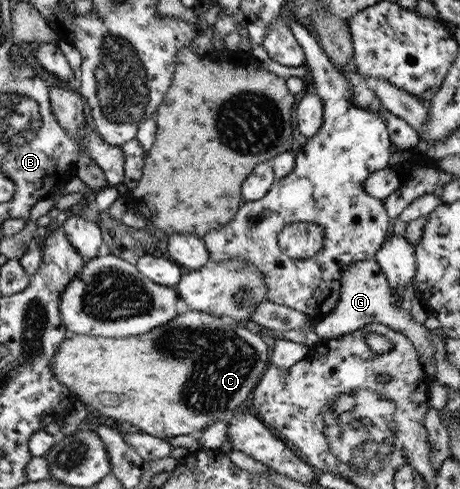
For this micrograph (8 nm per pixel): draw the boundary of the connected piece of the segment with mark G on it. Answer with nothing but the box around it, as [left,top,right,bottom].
[314,260,437,376]

